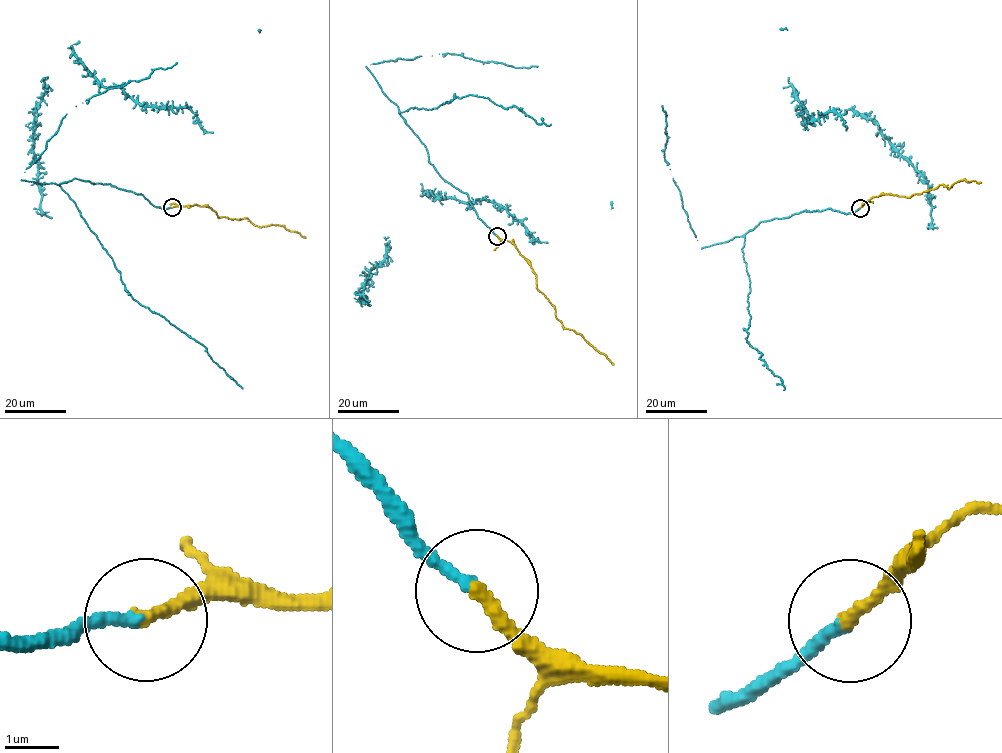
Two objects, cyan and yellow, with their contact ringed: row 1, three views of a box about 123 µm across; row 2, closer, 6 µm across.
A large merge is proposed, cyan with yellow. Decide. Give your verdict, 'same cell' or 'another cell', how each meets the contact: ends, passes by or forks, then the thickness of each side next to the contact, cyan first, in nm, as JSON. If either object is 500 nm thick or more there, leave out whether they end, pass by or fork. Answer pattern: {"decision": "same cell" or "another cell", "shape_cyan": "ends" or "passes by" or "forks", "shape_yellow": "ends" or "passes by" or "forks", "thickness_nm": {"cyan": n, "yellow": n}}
{"decision": "same cell", "shape_cyan": "ends", "shape_yellow": "ends", "thickness_nm": {"cyan": 200, "yellow": 240}}

